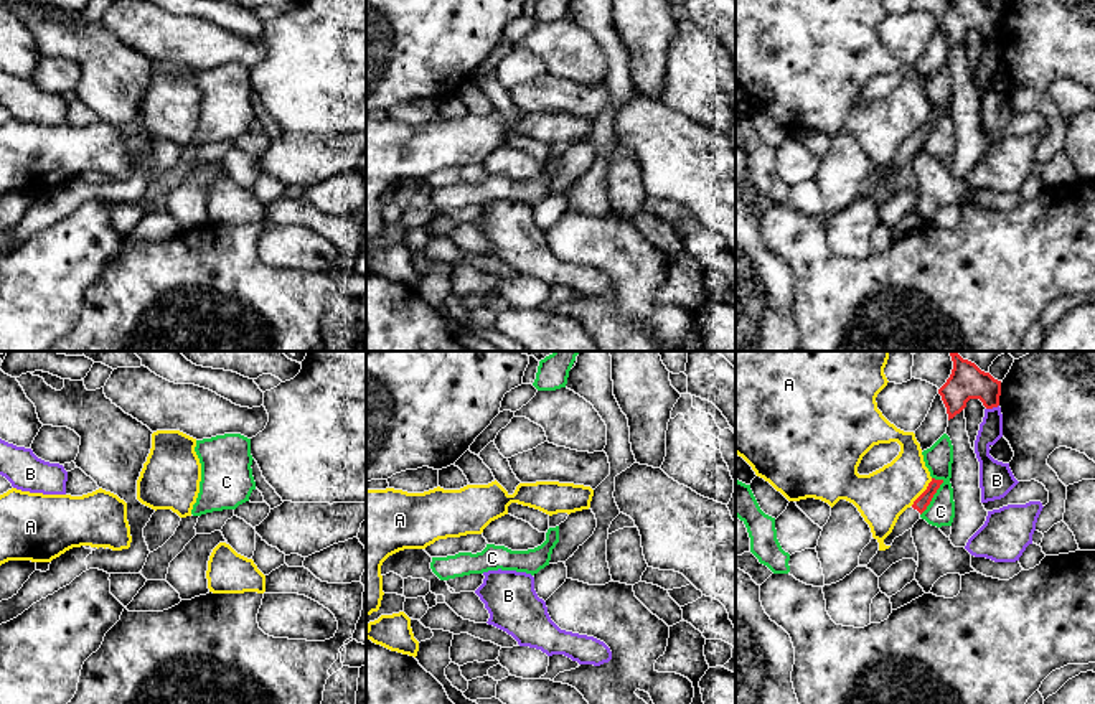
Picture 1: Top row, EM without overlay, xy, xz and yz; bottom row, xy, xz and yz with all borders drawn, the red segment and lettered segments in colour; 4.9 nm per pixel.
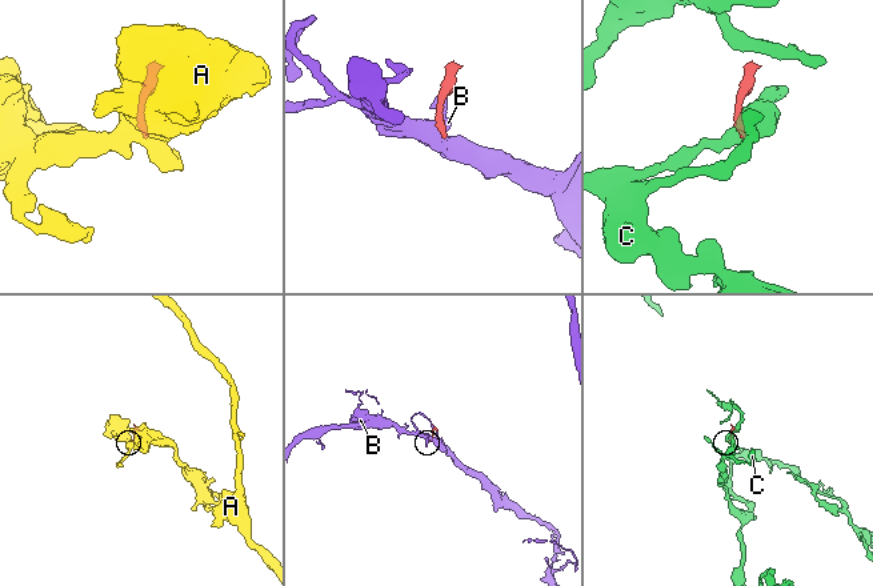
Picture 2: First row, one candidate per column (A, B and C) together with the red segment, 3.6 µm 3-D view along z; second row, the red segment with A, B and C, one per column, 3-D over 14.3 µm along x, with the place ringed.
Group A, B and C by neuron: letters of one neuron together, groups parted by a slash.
A / B / C

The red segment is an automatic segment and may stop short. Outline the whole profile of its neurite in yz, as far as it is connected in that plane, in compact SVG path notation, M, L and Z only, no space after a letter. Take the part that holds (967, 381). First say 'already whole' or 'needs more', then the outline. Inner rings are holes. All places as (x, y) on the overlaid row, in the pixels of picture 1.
already whole; M948 351L953 369L938 389L947 407L948 420L960 414L970 399L980 399L986 409L999 406L1001 381L981 371L975 363L963 359L956 351Z

